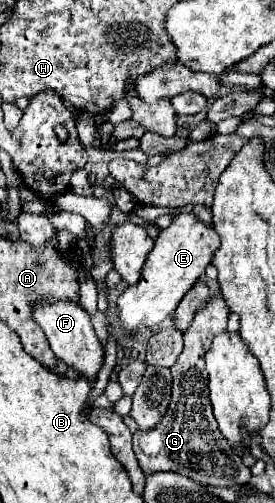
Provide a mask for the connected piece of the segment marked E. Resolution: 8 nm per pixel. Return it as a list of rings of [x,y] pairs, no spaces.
[[[179,213],[167,229],[159,231],[155,247],[147,255],[137,285],[127,287],[117,299],[117,317],[127,335],[161,325],[165,319],[175,317],[175,309],[195,281],[205,273],[211,253],[219,247],[217,233],[195,219],[193,213]]]

